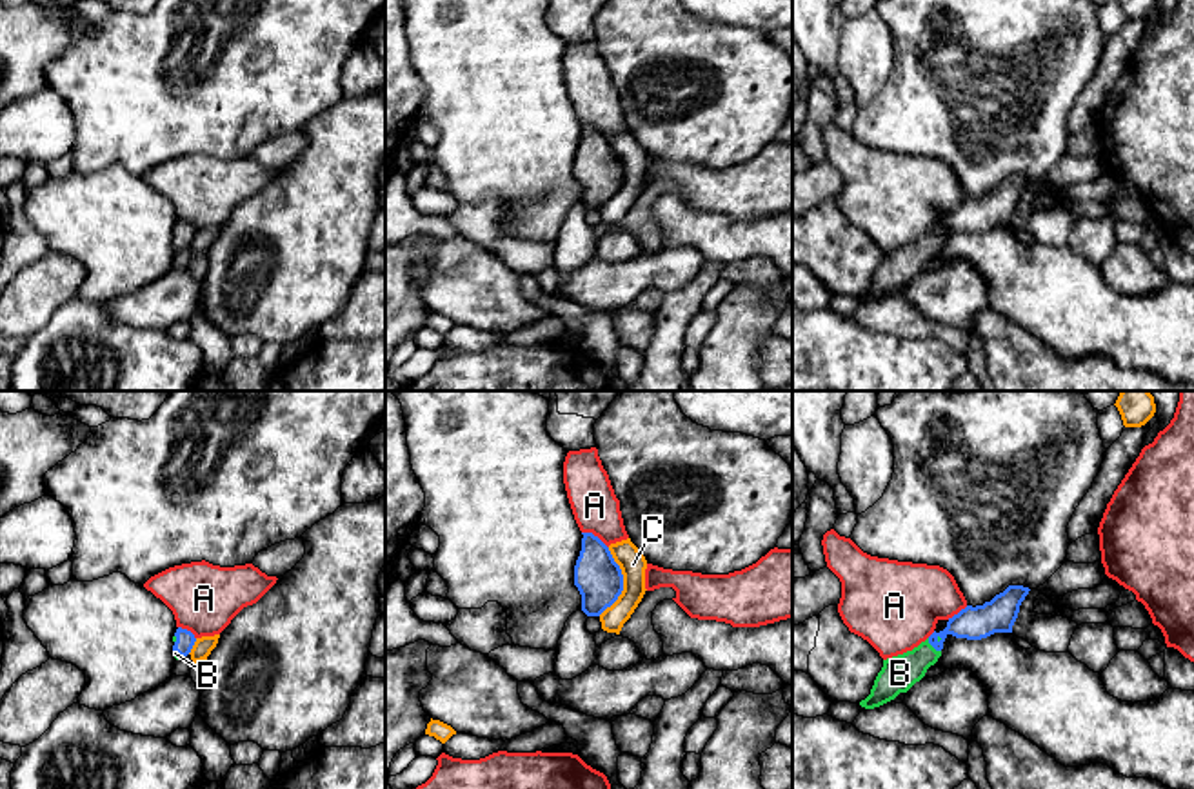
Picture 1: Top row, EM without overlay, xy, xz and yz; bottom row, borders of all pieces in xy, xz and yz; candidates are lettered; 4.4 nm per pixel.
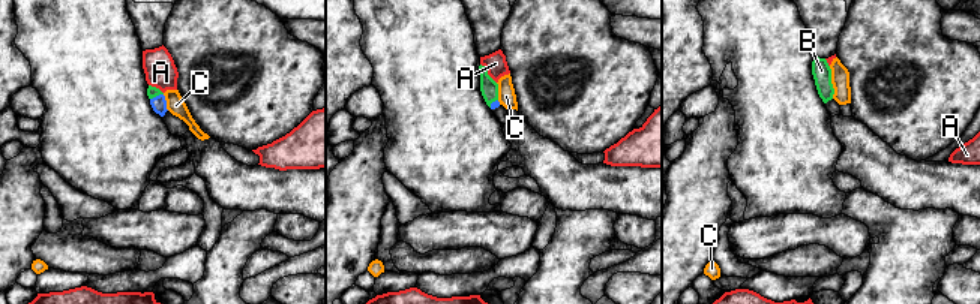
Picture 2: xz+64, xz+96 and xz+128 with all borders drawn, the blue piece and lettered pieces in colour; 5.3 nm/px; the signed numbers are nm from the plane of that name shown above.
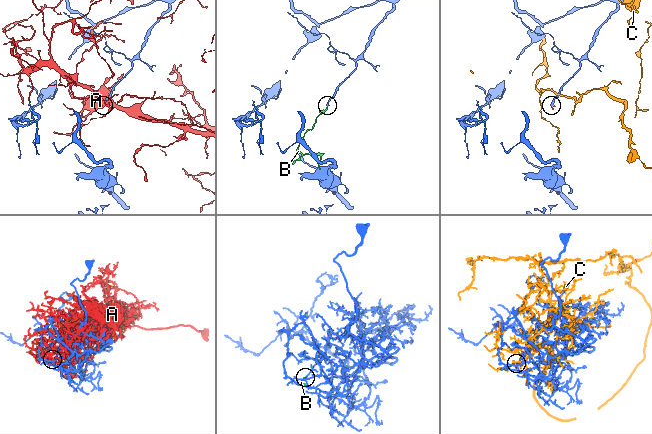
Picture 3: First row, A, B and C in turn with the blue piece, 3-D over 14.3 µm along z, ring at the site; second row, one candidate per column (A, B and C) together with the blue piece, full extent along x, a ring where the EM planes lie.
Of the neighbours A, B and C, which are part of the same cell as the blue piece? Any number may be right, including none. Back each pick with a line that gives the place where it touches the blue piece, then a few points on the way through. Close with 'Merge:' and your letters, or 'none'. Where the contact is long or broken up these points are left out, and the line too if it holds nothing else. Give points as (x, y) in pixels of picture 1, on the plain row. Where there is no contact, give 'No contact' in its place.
B: Touches blue at yz (933, 239). Path across: yz (978, 215), (951, 220), (933, 239), (900, 266)
Merge: B

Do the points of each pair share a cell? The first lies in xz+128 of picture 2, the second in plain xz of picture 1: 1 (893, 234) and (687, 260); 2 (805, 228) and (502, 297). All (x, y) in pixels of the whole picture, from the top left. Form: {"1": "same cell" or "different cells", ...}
{"1": "different cells", "2": "different cells"}

